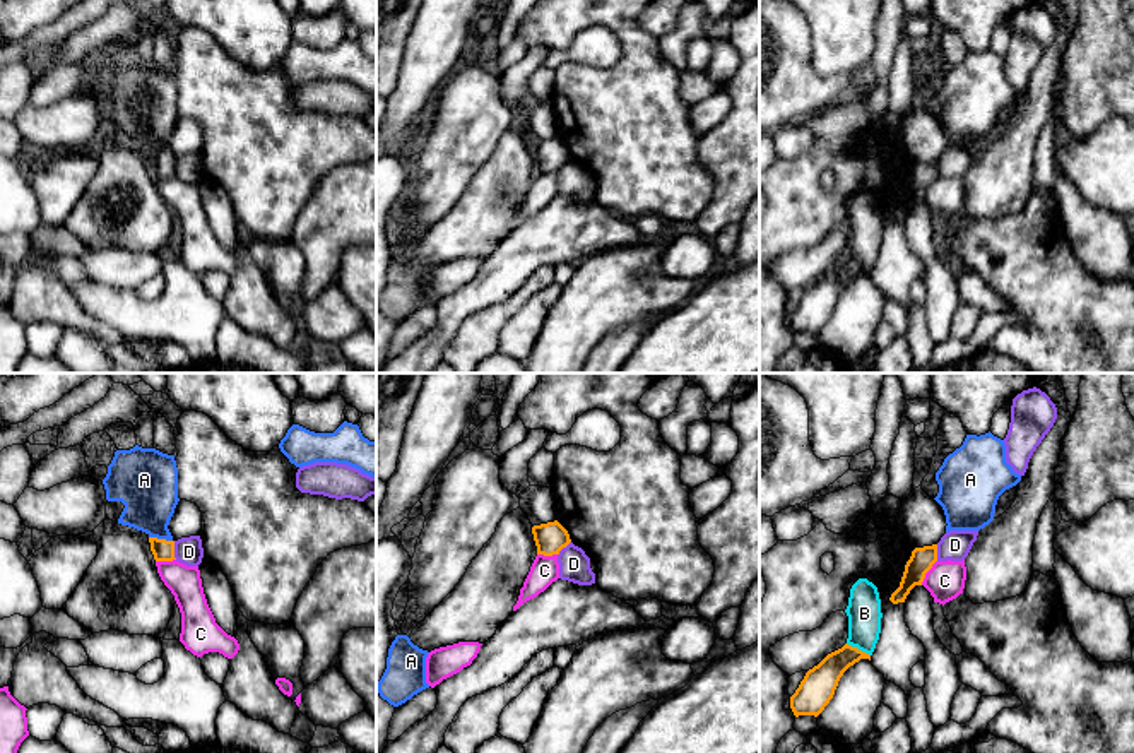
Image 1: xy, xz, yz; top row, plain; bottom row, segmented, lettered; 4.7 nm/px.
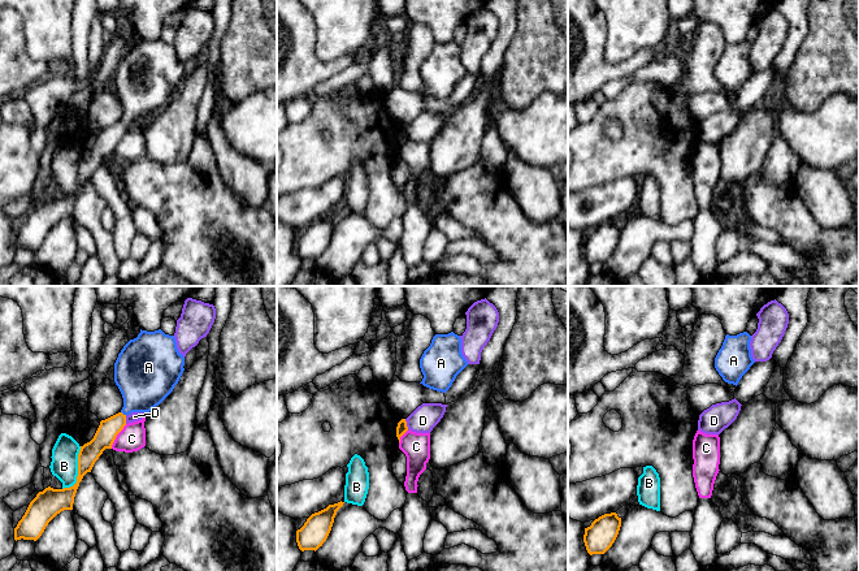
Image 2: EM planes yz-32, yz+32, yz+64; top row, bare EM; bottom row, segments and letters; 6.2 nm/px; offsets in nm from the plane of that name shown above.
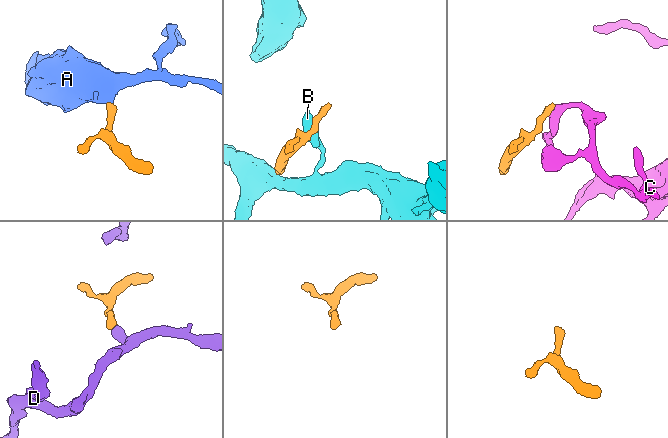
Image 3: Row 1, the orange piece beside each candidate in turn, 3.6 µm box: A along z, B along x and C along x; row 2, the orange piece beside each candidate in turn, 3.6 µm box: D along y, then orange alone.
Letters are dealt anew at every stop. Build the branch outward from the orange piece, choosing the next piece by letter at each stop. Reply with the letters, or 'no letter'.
A

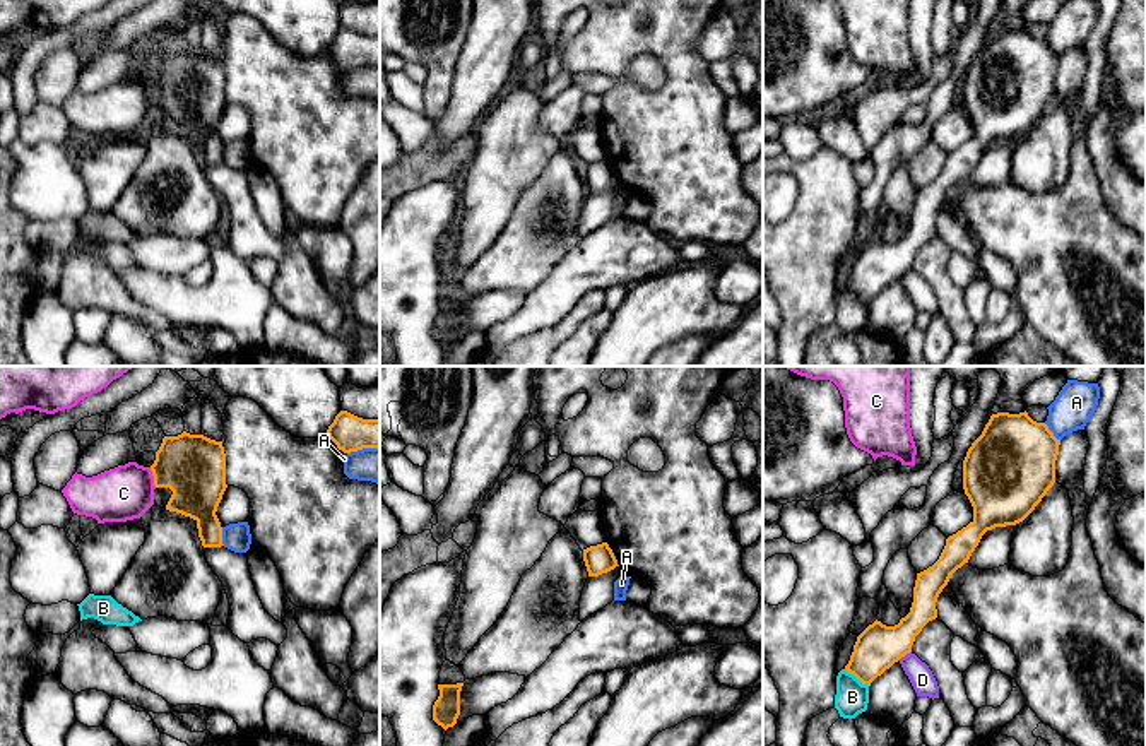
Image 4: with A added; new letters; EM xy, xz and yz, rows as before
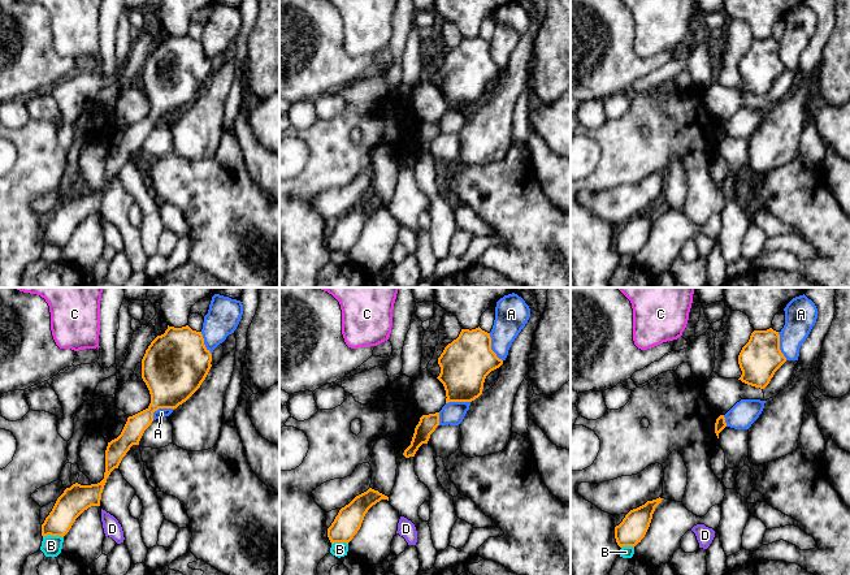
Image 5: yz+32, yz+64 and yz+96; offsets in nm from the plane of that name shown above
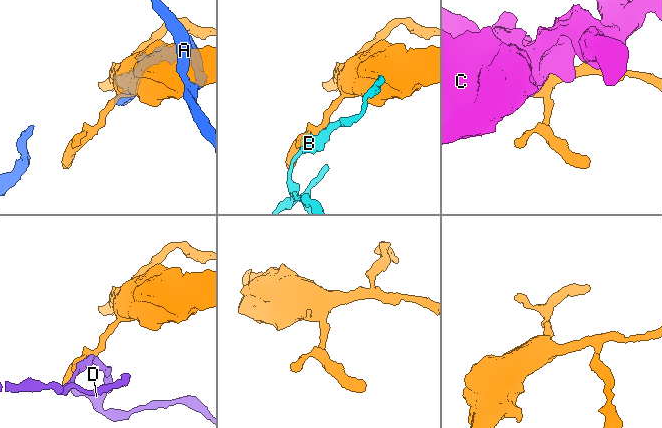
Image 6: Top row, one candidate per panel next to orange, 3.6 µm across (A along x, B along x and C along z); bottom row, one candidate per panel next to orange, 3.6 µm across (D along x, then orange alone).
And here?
no letter

